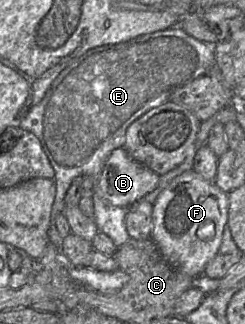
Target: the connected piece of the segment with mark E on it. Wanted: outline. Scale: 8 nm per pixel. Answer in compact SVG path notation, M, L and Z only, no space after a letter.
M171 27L140 36L130 44L91 49L59 73L43 99L30 109L19 127L39 139L54 169L56 193L49 241L60 252L63 238L54 221L59 213L63 213L68 188L78 176L90 176L94 180L93 220L99 232L109 236L118 248L130 239L125 217L131 206L111 205L95 192L106 161L113 150L124 146L126 131L134 121L168 101L173 90L209 75L215 67L213 45L188 35L179 27Z

